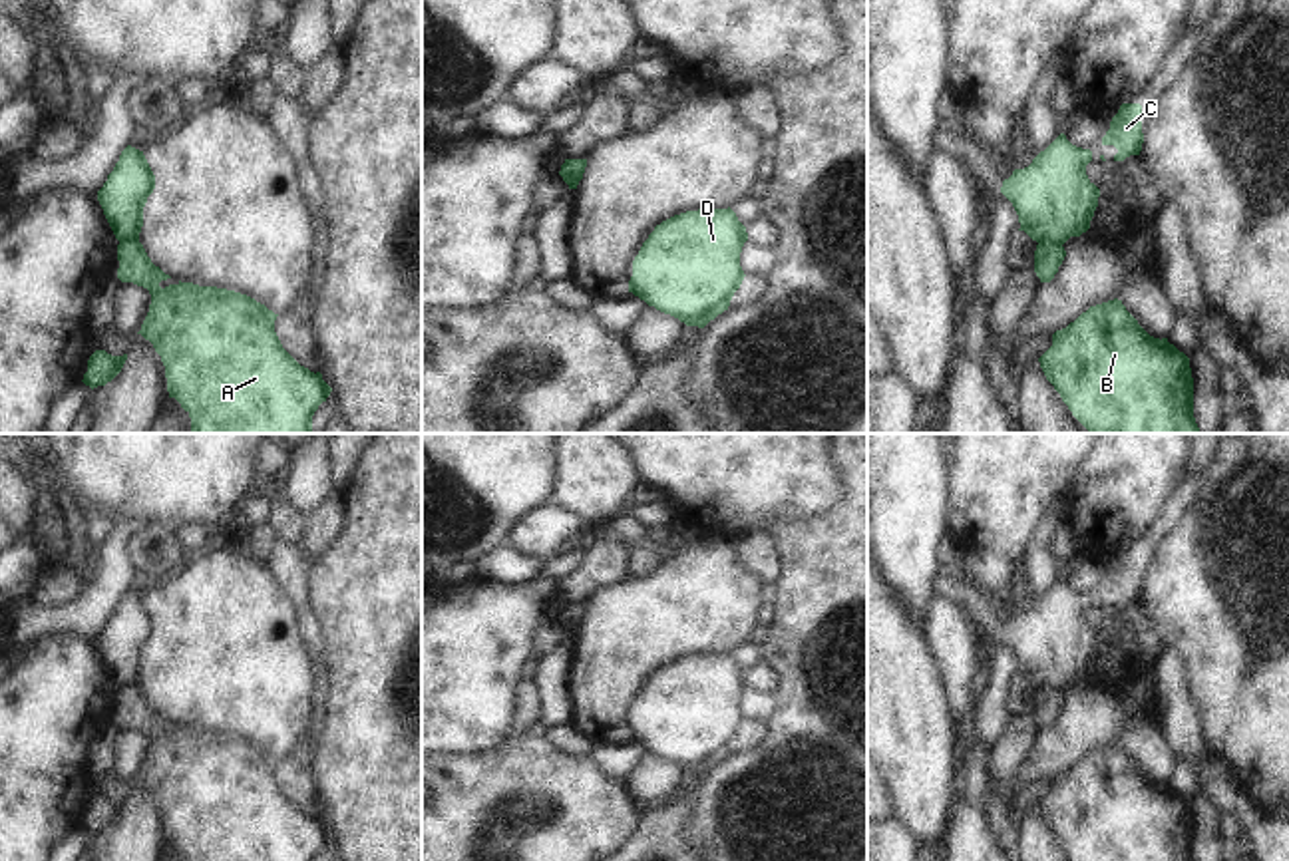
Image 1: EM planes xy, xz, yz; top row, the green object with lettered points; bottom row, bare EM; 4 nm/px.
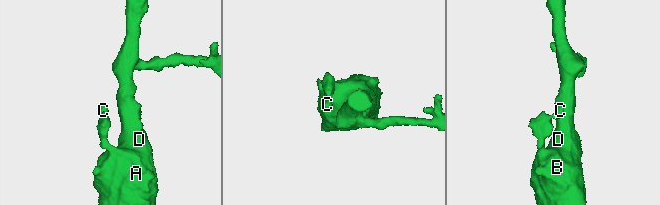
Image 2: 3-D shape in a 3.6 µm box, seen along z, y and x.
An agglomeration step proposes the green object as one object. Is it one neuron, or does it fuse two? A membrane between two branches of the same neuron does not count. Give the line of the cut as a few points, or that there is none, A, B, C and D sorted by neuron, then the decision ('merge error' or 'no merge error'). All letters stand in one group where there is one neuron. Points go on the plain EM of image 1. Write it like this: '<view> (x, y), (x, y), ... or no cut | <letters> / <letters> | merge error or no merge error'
yz (1039, 687), (1051, 687), (1061, 692) | A B D / C | merge error

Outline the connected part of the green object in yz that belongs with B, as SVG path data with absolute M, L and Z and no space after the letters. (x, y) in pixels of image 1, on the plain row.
M1118 744L1056 775L1038 807L1072 861L1194 861L1190 803L1168 783L1150 781Z

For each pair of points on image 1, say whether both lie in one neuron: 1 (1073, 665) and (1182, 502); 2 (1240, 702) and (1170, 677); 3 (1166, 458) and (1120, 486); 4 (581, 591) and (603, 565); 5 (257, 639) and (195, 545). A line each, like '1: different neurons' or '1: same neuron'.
1: same neuron
2: different neurons
3: same neuron
4: same neuron
5: different neurons

